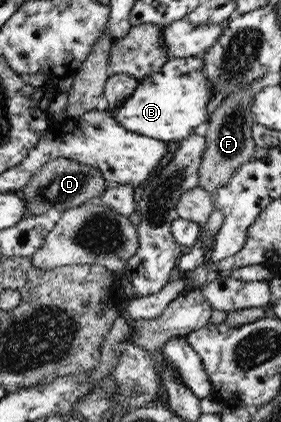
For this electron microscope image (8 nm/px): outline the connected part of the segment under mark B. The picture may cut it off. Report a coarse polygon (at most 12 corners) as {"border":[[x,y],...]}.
{"border":[[201,55],[171,58],[117,109],[121,126],[164,142],[210,119]]}

